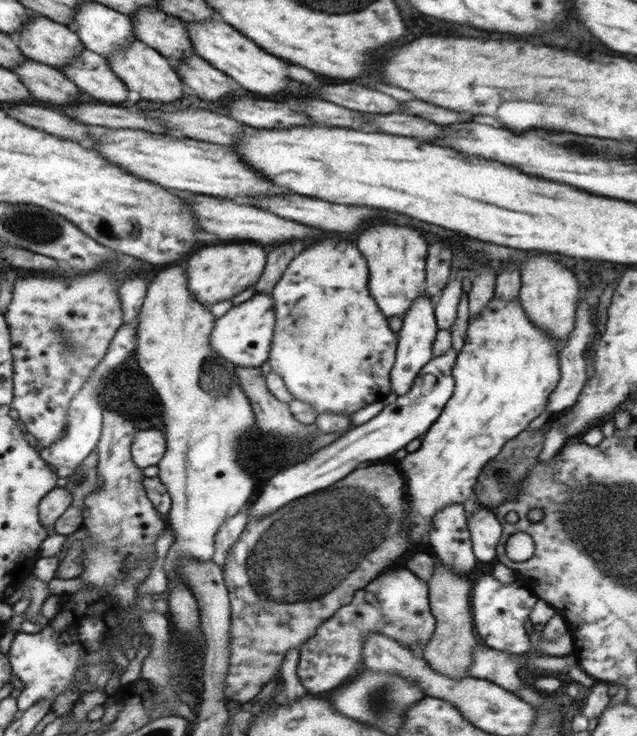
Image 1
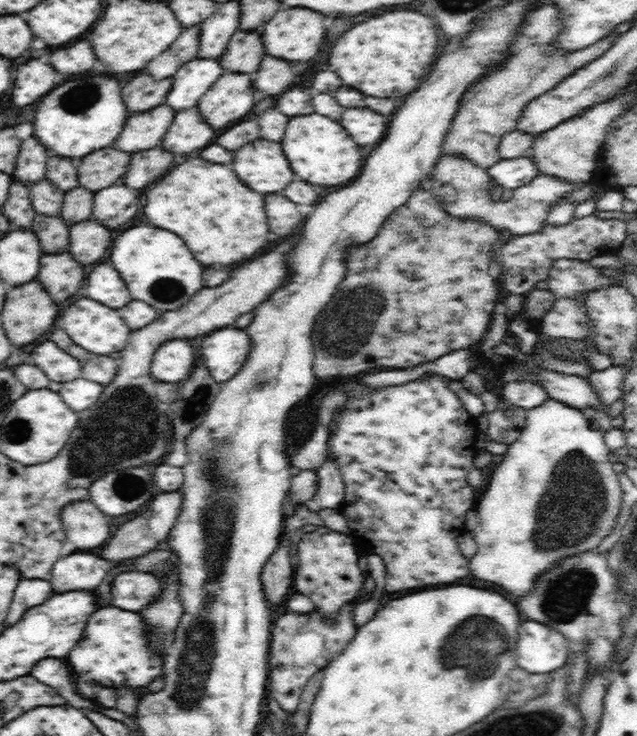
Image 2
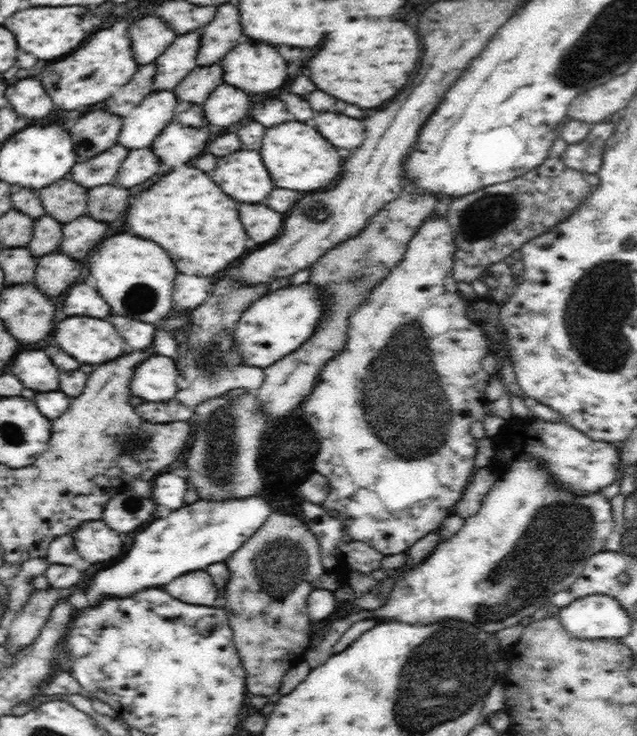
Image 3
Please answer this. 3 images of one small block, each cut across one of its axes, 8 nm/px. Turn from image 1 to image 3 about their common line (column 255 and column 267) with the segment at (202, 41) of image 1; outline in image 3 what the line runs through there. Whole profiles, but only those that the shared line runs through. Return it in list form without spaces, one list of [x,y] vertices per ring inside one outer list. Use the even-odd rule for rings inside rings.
[[[246,40],[238,43],[234,50],[230,50],[220,61],[224,69],[223,83],[232,84],[236,88],[242,88],[246,92],[262,92],[262,90],[274,90],[276,86],[282,86],[286,82],[286,60],[280,56],[276,46],[264,44],[264,42]]]

